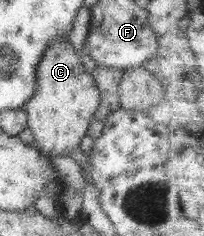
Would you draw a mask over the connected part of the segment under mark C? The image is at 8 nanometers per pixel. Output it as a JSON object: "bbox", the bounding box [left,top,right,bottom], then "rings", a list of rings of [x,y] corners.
{"bbox":[22,39,100,156],"rings":[[[66,39],[54,41],[44,51],[37,64],[37,87],[32,98],[22,108],[27,112],[27,127],[35,138],[34,143],[44,156],[67,156],[69,152],[79,148],[80,141],[87,134],[90,121],[96,118],[95,112],[100,104],[100,89],[93,76],[86,72],[81,58],[74,46]]]}

